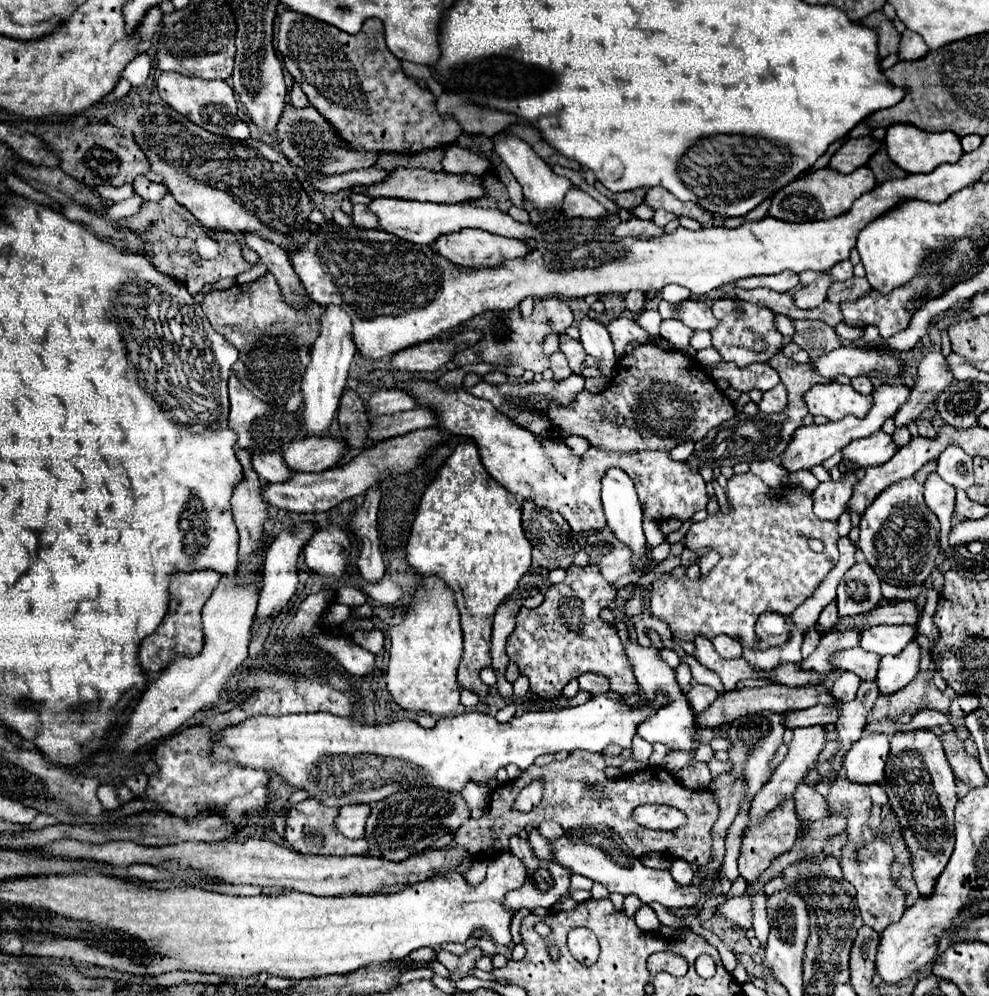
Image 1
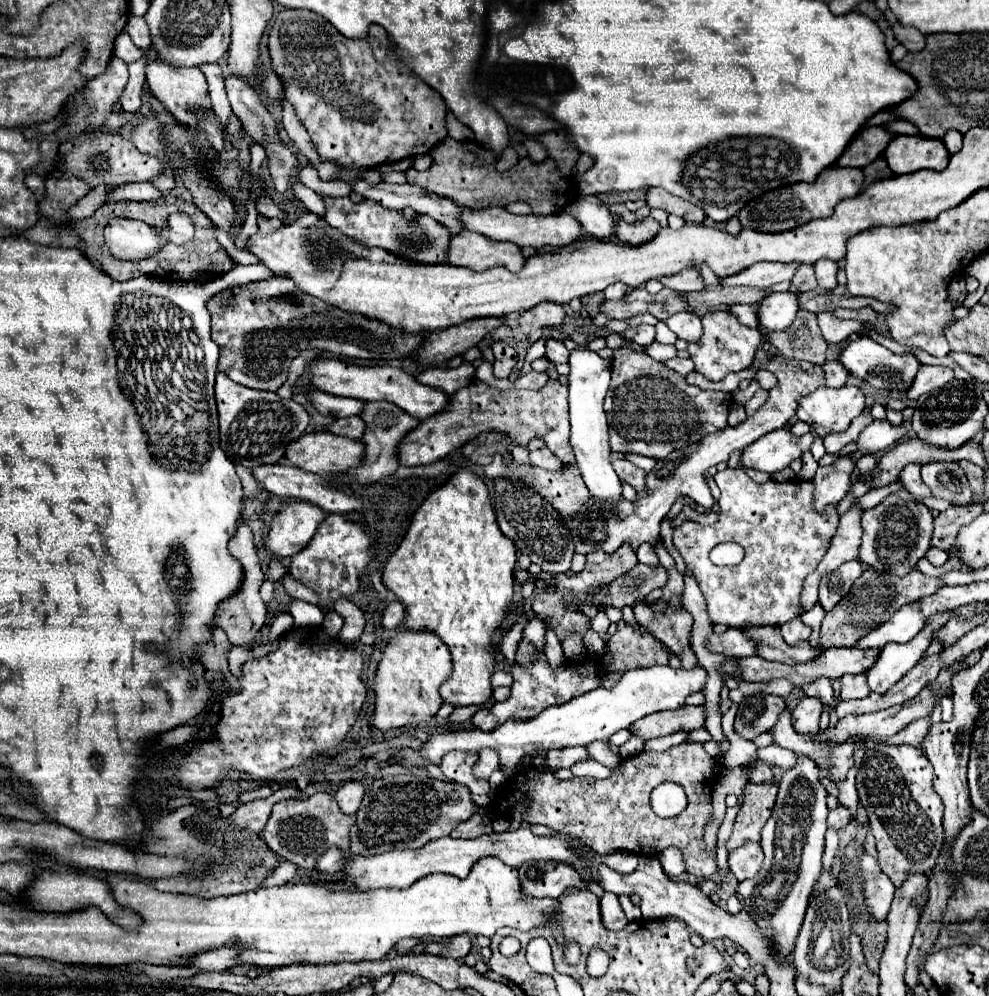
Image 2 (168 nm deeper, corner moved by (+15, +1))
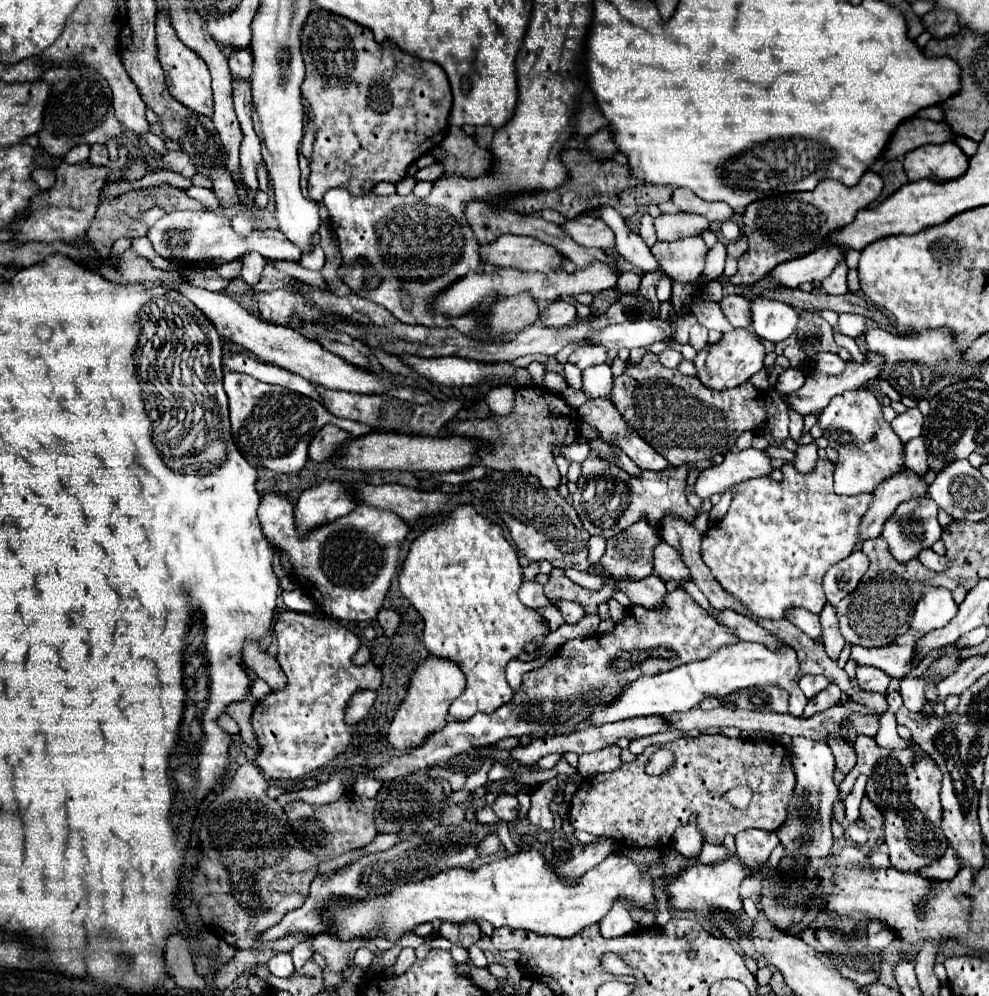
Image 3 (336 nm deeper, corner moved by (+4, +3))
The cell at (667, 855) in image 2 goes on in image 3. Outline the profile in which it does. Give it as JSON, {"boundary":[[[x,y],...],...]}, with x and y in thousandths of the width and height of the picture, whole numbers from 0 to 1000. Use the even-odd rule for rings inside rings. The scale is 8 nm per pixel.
{"boundary":[[[699,822],[699,828],[693,828],[691,832],[685,832],[683,834],[683,840],[680,840],[680,848],[687,856],[691,856],[693,860],[705,860],[709,856],[709,850],[711,850],[711,840],[709,836],[703,832],[701,828],[703,824]]]}

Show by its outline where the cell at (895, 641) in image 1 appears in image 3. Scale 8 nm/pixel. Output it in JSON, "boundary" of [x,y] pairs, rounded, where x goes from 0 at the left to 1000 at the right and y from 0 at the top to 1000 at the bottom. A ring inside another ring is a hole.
{"boundary":[[[949,589],[935,591],[933,599],[929,601],[929,607],[925,611],[919,632],[929,634],[929,636],[951,632],[958,628],[958,623],[962,623],[966,615],[968,615],[968,605],[964,603],[962,593],[949,591]]]}

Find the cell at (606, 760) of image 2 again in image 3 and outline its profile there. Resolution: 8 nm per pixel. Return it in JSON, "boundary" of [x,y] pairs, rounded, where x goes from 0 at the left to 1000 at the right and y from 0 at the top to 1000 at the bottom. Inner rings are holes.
{"boundary":[[[614,748],[612,752],[585,758],[583,774],[589,780],[602,780],[602,776],[624,774],[626,768],[630,768],[630,764],[628,764],[628,750],[626,748]]]}

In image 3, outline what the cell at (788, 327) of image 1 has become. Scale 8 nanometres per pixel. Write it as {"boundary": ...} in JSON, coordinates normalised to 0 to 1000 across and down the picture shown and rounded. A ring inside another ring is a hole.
{"boundary":[[[735,296],[729,300],[729,310],[741,328],[759,326],[759,300],[751,296]]]}

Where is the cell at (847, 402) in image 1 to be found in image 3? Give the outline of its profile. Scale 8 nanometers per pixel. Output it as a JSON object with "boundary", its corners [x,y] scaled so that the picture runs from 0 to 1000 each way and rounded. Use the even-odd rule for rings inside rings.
{"boundary":[[[879,391],[856,393],[842,399],[838,407],[828,415],[826,427],[832,439],[848,455],[844,465],[844,495],[846,497],[871,497],[881,495],[885,487],[901,479],[913,469],[913,445],[905,439],[901,427],[893,421],[891,405]]]}

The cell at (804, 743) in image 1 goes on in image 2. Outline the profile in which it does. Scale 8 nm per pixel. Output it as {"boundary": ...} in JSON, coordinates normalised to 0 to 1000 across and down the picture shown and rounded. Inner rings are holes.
{"boundary":[[[811,700],[805,708],[805,712],[801,714],[801,728],[803,732],[813,738],[823,742],[823,738],[827,736],[827,722],[831,716],[831,706],[829,702],[821,702],[821,700]]]}

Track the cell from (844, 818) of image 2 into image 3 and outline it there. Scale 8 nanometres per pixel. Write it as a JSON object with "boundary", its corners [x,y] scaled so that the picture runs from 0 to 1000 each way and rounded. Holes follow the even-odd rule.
{"boundary":[[[877,800],[871,804],[871,824],[879,830],[891,830],[893,828],[891,814]]]}

